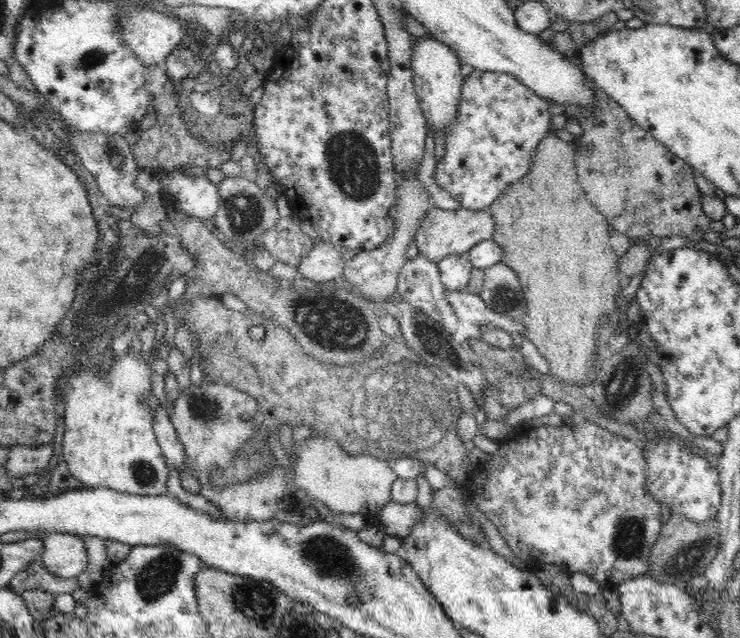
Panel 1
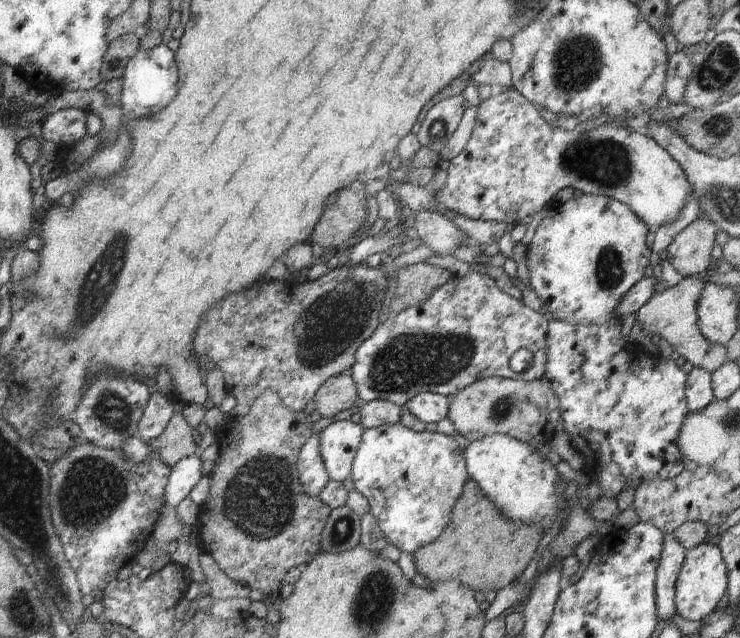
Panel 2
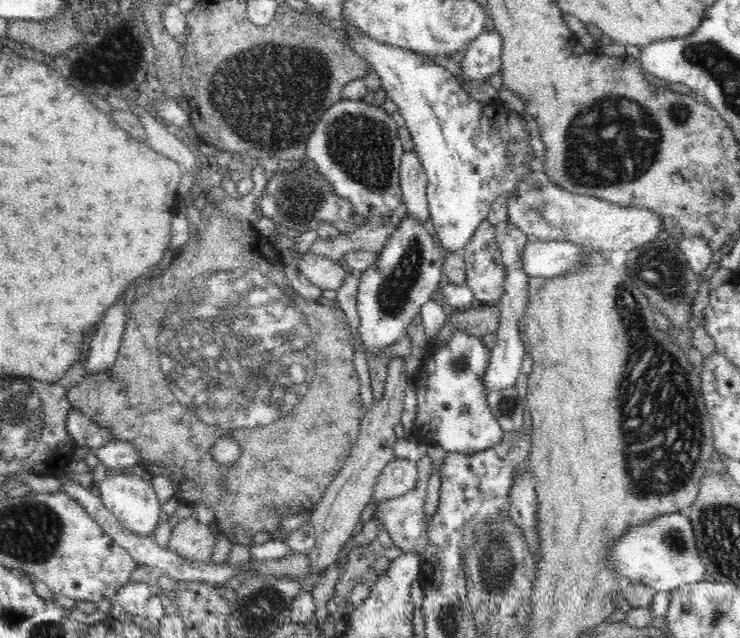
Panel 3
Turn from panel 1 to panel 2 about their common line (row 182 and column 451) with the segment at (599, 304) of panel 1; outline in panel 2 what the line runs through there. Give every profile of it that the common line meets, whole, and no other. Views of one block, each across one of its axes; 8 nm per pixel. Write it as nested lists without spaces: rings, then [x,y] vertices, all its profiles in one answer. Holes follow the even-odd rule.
[[[468,480],[441,535],[433,543],[421,546],[411,554],[417,572],[424,574],[431,583],[460,581],[473,591],[484,593],[489,590],[498,592],[510,582],[515,584],[535,557],[544,529],[521,522],[506,524],[504,520],[506,518],[492,506],[478,484]],[[482,520],[494,524],[480,524]]]

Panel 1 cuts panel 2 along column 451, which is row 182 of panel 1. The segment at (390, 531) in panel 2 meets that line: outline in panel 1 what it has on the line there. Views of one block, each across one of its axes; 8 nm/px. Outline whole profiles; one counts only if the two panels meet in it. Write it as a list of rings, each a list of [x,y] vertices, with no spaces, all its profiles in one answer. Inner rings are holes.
[[[474,69],[465,79],[461,86],[461,95],[458,103],[458,114],[456,114],[456,120],[454,120],[454,126],[450,127],[446,132],[445,139],[445,155],[442,157],[441,162],[436,165],[435,168],[435,182],[442,187],[454,200],[460,202],[462,208],[466,208],[472,211],[488,210],[489,206],[498,200],[502,194],[504,194],[504,188],[508,188],[508,184],[514,184],[518,180],[522,180],[530,168],[532,168],[532,154],[536,152],[536,148],[540,144],[545,136],[548,136],[548,132],[551,130],[552,114],[550,114],[550,108],[548,101],[542,99],[542,97],[536,95],[536,92],[531,91],[522,81],[516,79],[515,76],[506,74],[505,72],[490,72]]]

